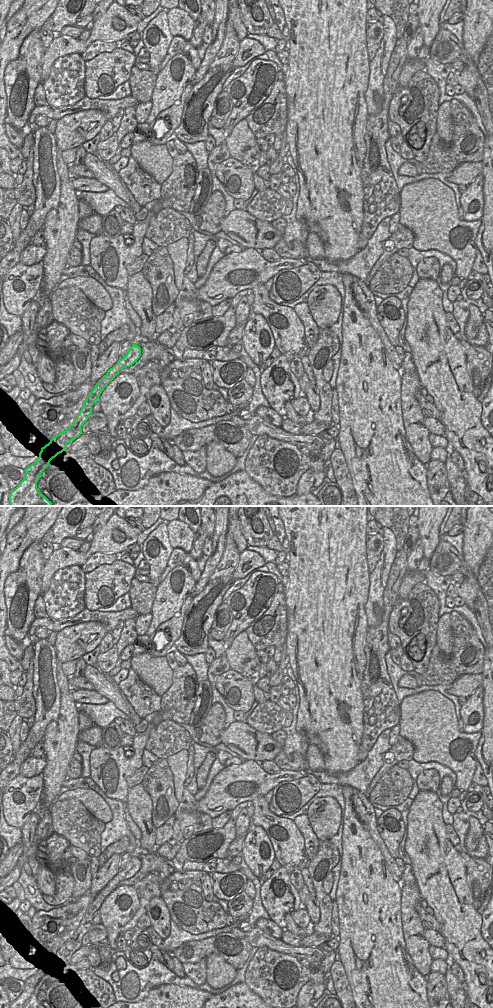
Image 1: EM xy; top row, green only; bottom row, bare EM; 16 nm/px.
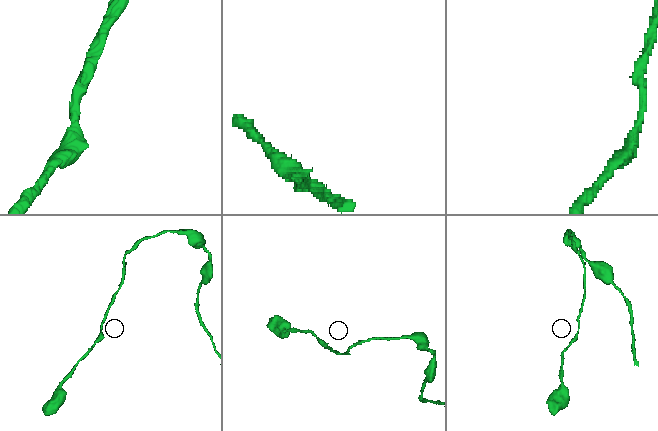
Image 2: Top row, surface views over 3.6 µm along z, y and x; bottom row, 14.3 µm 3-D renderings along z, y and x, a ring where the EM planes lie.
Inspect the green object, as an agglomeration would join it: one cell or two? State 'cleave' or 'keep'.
keep

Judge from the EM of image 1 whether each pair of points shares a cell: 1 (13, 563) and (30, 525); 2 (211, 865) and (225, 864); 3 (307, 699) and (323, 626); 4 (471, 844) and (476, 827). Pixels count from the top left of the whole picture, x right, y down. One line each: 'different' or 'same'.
1: same
2: same
3: same
4: same

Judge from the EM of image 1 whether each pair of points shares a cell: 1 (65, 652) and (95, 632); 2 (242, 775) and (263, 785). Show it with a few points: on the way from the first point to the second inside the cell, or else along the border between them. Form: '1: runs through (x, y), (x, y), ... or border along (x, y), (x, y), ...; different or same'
1: runs through (72, 644), (79, 637), (87, 636); same
2: runs through (247, 780), (255, 780), (258, 783); same

